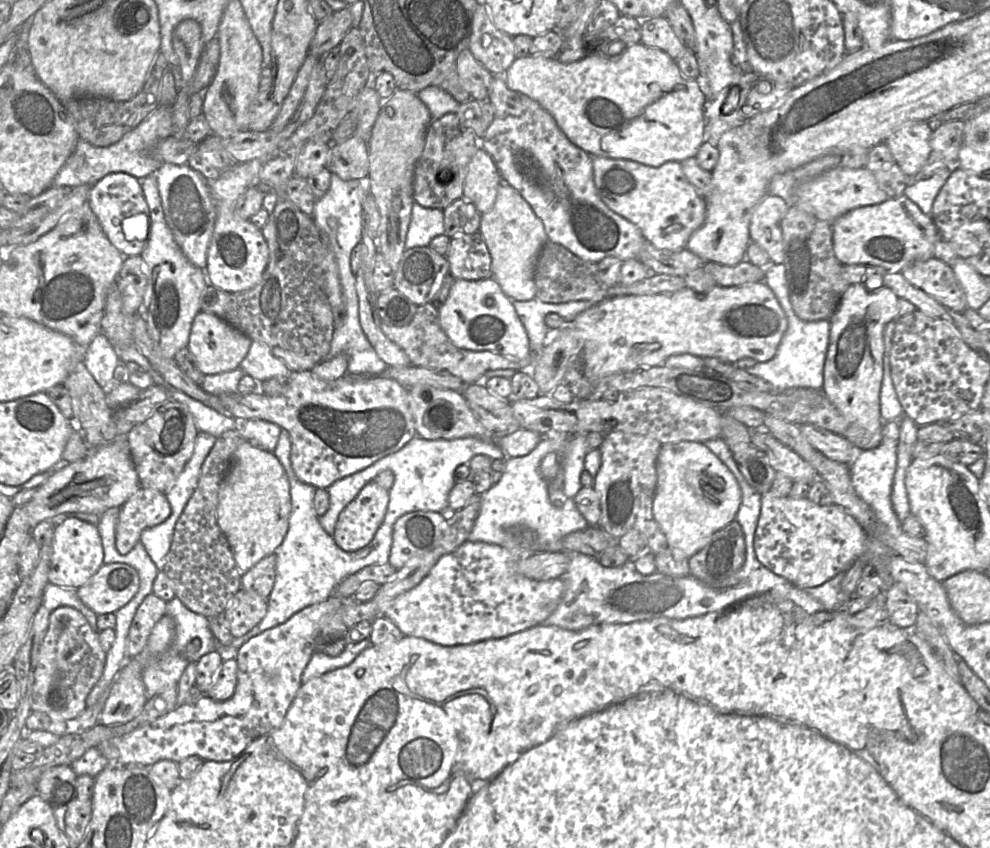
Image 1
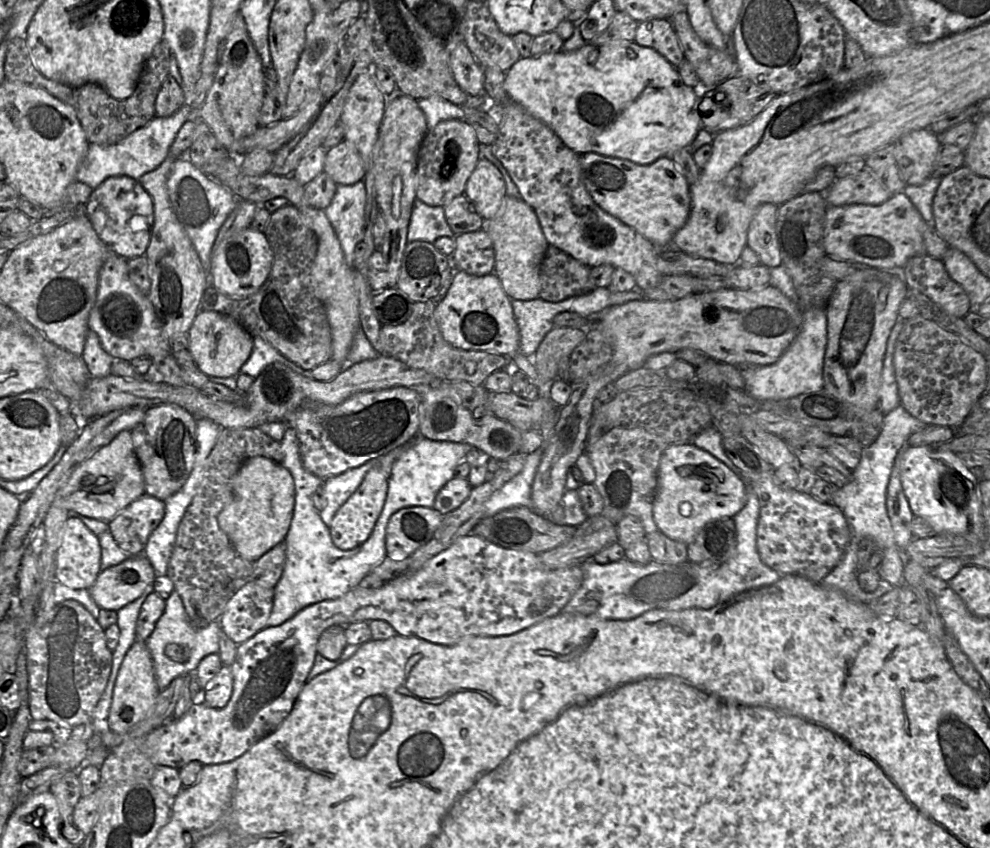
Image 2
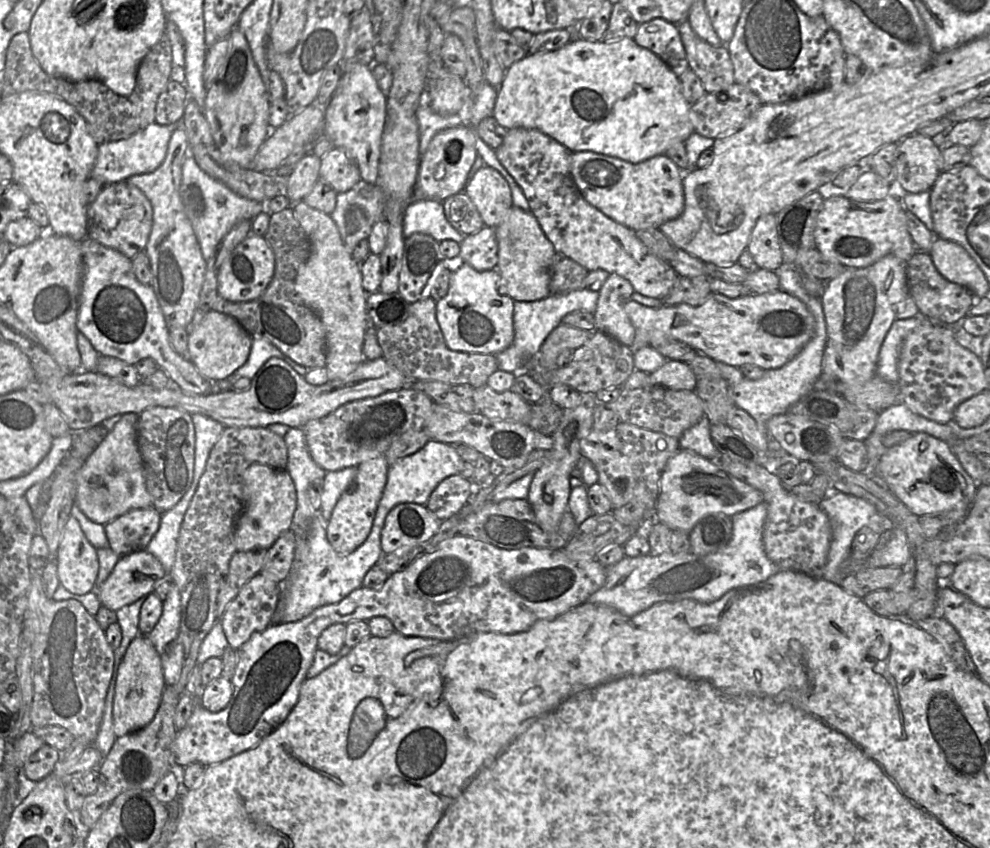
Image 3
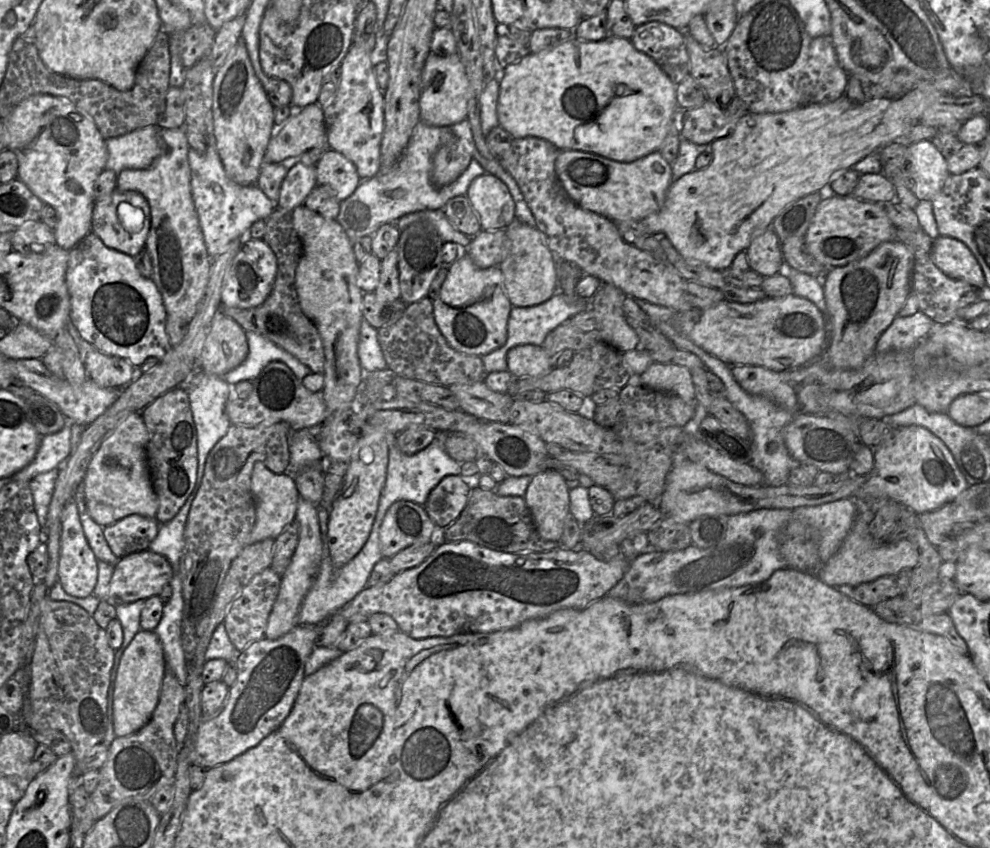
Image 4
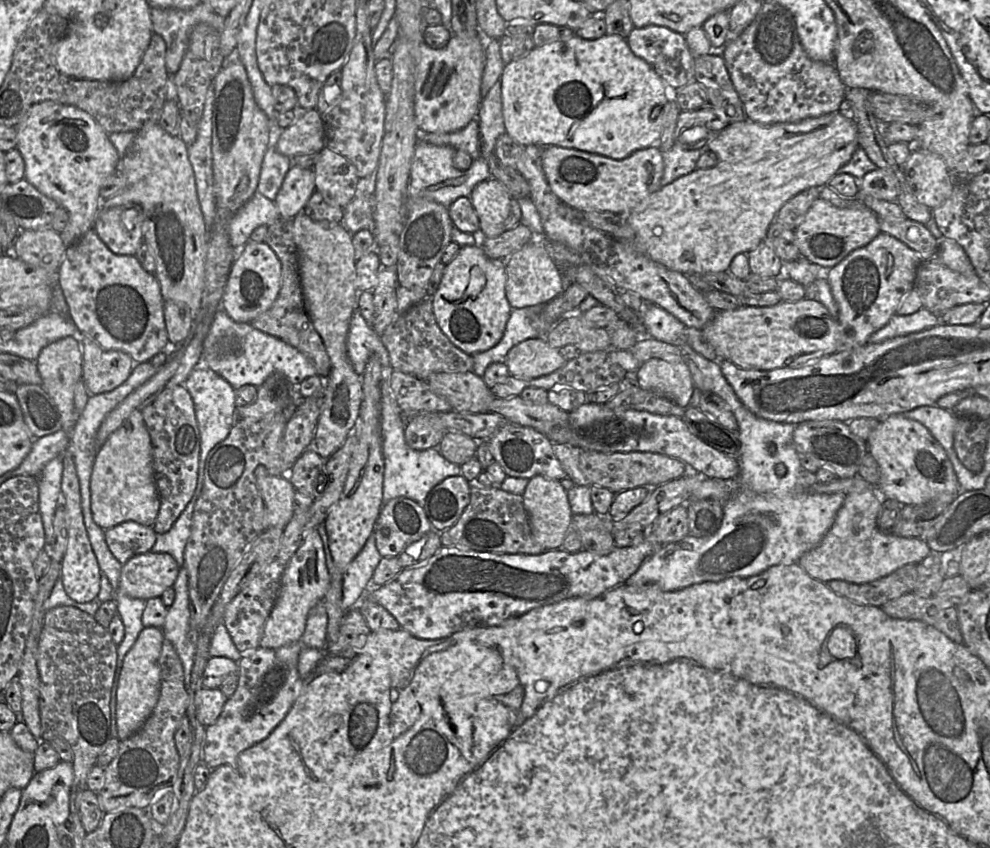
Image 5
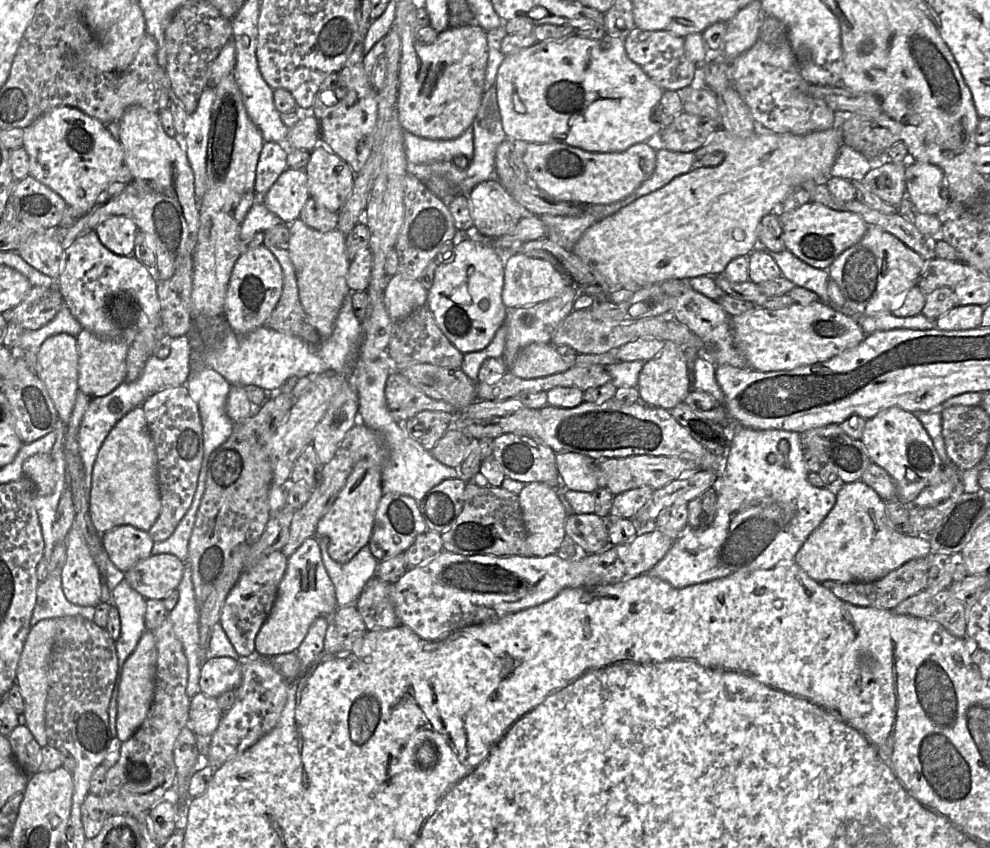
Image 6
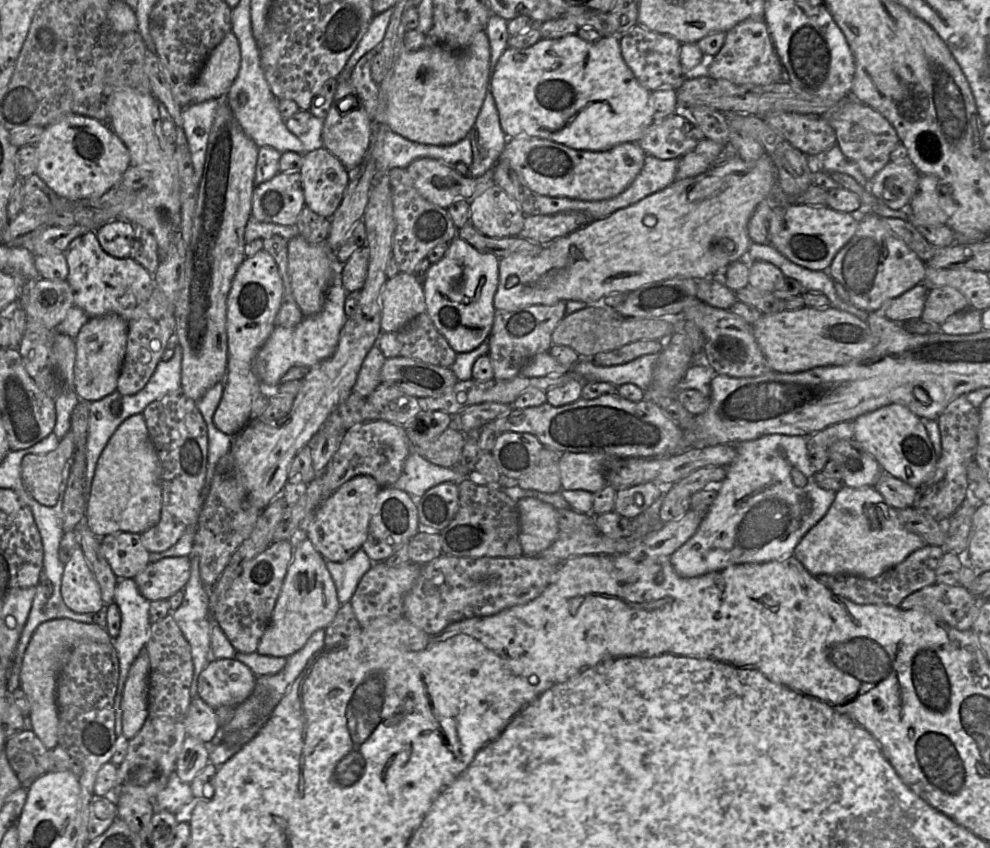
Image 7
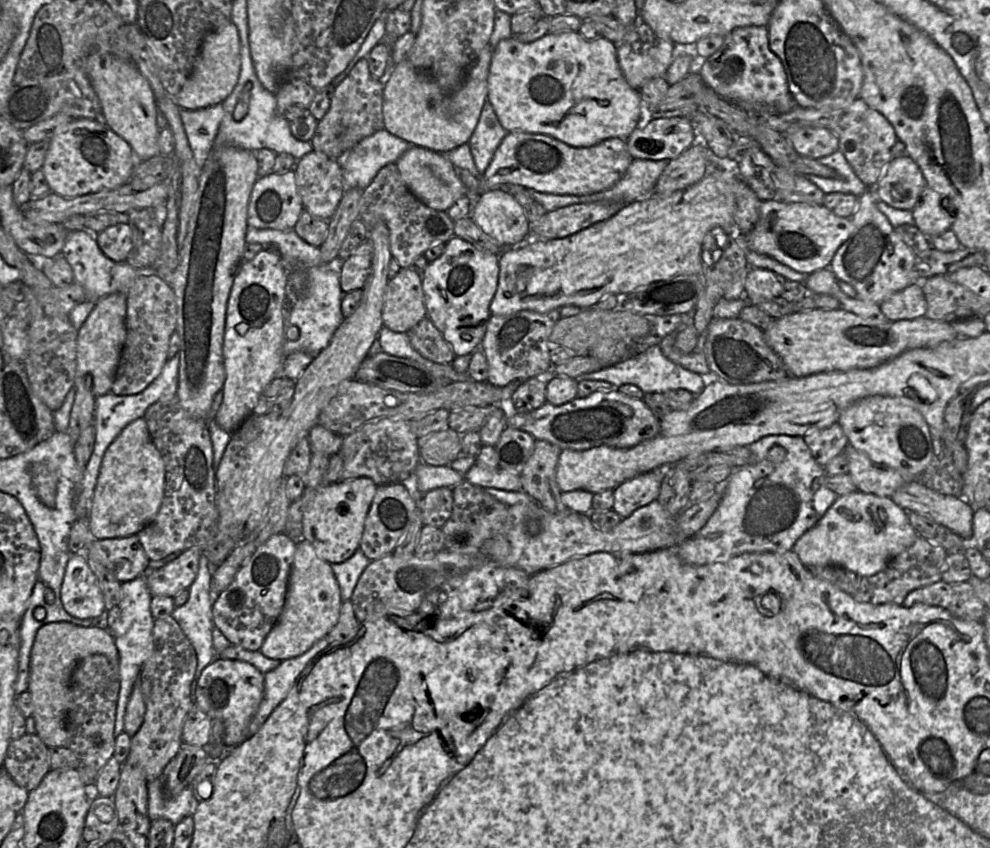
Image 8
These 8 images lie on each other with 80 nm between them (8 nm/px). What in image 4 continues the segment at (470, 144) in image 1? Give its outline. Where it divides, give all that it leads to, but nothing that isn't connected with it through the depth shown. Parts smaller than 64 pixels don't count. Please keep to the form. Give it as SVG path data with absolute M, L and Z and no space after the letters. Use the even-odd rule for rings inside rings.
M460 140L442 146L433 159L432 183L442 187L454 182L469 166L472 158Z

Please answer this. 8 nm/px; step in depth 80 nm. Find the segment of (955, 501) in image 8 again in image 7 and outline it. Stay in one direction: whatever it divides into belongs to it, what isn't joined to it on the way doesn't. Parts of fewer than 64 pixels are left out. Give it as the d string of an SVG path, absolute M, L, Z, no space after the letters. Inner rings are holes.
M885 472L881 474L874 488L896 510L912 507L918 493L918 489Z

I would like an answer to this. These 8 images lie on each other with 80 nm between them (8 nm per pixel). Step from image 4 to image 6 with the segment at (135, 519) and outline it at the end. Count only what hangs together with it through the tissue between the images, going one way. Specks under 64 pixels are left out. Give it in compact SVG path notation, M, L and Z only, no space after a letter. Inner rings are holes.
M121 525L102 534L102 545L113 564L126 572L138 561L151 555L154 541L148 531Z

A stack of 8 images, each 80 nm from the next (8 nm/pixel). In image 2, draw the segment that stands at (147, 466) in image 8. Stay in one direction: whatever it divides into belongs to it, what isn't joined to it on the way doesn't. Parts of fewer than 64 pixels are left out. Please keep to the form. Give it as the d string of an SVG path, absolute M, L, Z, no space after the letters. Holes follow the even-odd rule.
M124 430L73 470L67 483L57 491L52 505L109 522L143 494L144 478L134 451L131 431Z

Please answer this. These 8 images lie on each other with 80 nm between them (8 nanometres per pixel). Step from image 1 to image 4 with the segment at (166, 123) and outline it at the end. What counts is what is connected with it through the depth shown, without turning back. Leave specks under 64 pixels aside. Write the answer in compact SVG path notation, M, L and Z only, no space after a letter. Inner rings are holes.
M157 126L138 129L106 140L106 170L119 174L122 170L149 168L162 153L160 130Z

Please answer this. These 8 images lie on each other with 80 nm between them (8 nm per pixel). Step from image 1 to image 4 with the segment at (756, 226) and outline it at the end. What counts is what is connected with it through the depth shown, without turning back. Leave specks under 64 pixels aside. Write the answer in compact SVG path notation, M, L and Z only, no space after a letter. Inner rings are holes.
M772 227L759 234L746 250L750 268L763 277L779 273L783 263L780 240Z

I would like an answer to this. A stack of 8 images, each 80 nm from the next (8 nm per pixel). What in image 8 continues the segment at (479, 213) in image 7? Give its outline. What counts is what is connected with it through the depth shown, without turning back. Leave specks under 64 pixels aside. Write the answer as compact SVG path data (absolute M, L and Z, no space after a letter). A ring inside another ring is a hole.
M492 189L474 200L472 219L505 247L517 247L528 240L529 222L524 210L506 190Z

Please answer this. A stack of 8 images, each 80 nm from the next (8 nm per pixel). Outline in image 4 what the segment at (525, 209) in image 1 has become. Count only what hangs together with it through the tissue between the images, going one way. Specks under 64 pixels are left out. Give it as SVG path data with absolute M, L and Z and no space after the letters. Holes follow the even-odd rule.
M515 218L504 229L506 256L498 265L504 276L504 290L512 306L530 307L541 304L551 298L557 291L555 258L537 227Z

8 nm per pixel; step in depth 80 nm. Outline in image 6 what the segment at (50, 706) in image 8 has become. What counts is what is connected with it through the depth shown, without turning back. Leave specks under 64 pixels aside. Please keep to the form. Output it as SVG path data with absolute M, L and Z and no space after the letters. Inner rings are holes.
M58 618L37 622L31 627L16 672L16 683L24 698L26 725L41 747L48 745L46 733L46 702L49 690L48 666L57 633Z

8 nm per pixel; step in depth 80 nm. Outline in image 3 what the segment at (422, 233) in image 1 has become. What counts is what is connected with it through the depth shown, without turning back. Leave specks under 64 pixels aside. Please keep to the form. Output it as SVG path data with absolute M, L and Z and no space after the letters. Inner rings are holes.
M415 184L415 192L413 196L411 197L411 204L406 208L405 213L404 213L404 219L403 219L404 238L406 239L407 237L411 236L414 233L428 234L432 236L438 242L445 240L445 239L451 239L451 240L456 241L459 244L460 242L463 241L464 237L466 236L466 235L462 235L447 221L445 217L445 213L444 213L443 202L426 199L416 189L416 184Z

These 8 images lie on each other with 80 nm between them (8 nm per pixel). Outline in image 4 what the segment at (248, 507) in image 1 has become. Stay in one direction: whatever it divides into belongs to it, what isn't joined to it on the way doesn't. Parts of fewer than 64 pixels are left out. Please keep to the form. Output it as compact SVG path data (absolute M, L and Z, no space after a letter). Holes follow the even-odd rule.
M258 461L253 467L251 488L256 503L256 522L248 536L246 545L269 538L275 540L288 525L295 522L300 496L294 481L294 475L288 473L275 474Z

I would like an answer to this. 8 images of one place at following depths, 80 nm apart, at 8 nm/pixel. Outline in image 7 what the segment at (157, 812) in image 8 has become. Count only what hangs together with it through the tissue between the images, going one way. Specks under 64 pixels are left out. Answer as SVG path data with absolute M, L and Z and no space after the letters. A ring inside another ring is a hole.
M173 772L165 788L154 798L154 812L167 810L176 814L193 799L195 798L191 792L190 784L182 782L176 772Z

